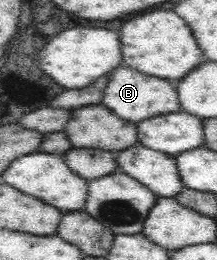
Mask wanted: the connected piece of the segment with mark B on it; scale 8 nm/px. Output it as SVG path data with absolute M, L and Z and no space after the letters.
M119 66L109 74L101 102L105 108L113 110L117 118L123 118L129 122L139 122L153 116L182 110L174 83L163 78L151 78L127 66Z

